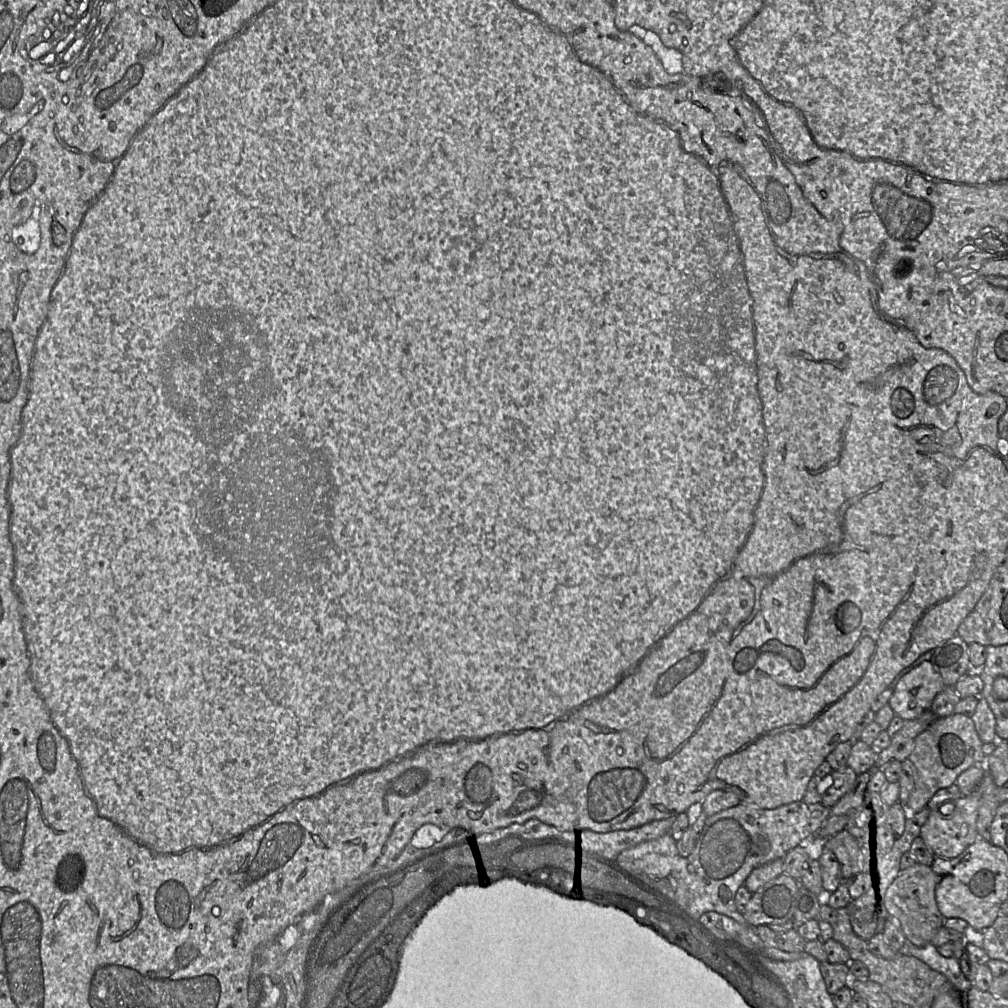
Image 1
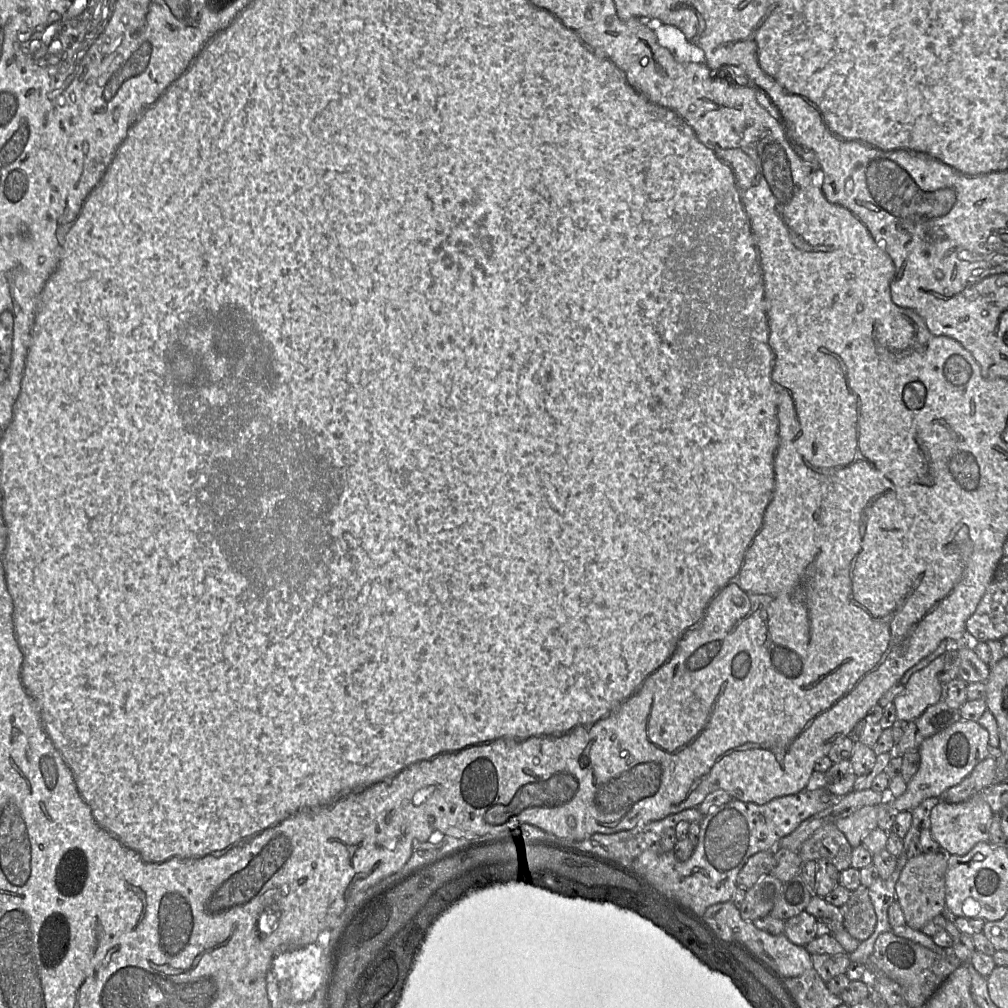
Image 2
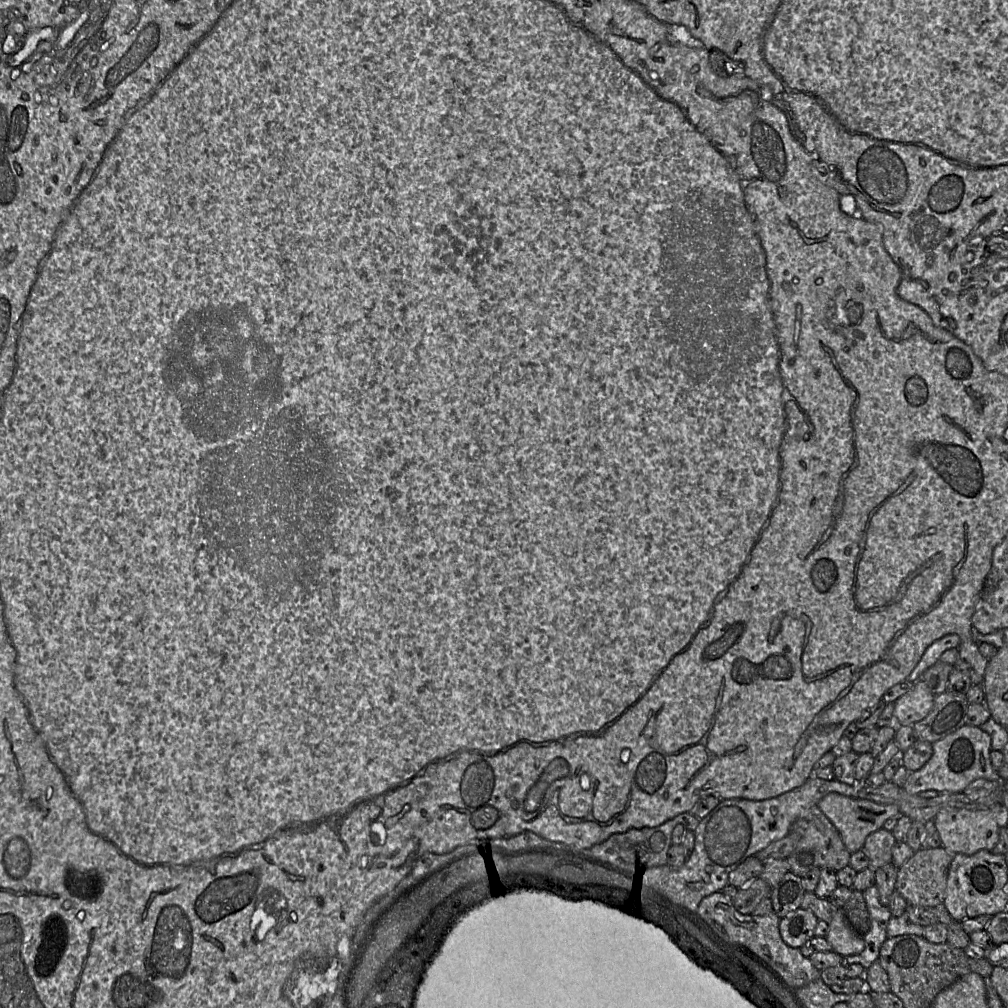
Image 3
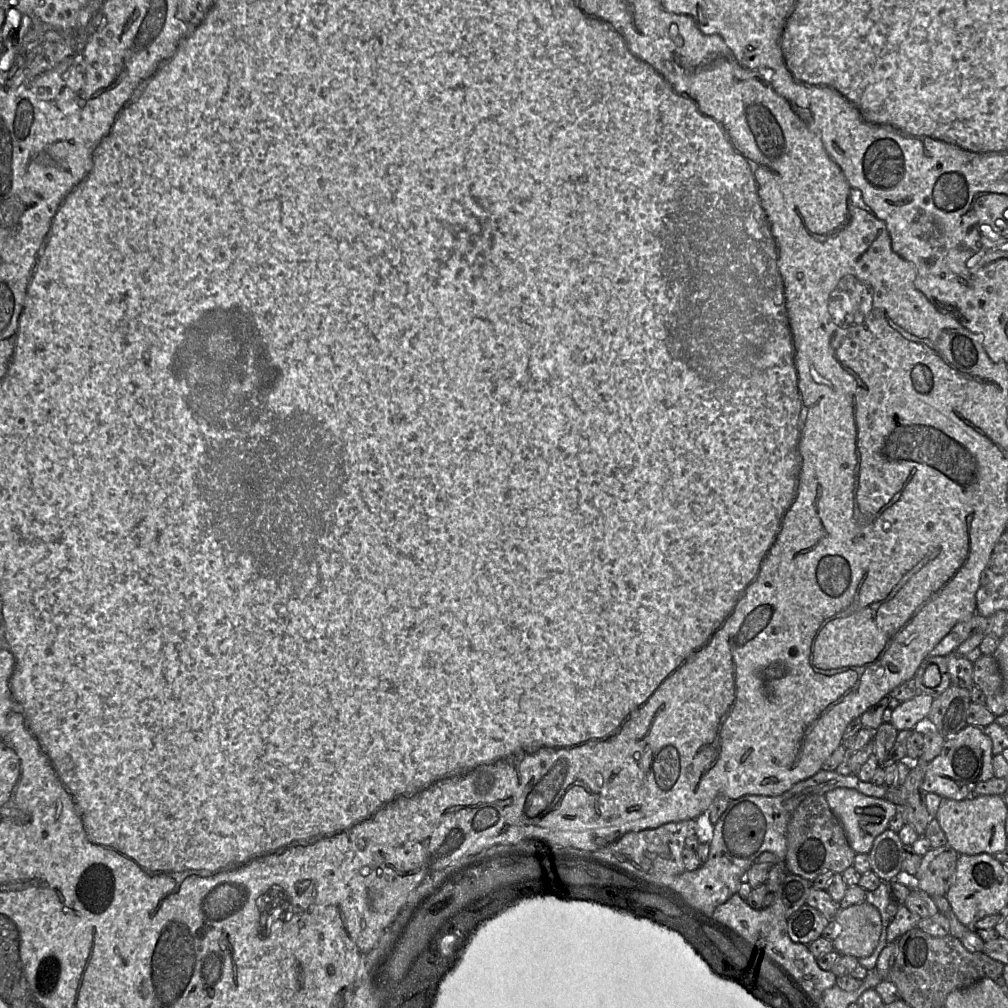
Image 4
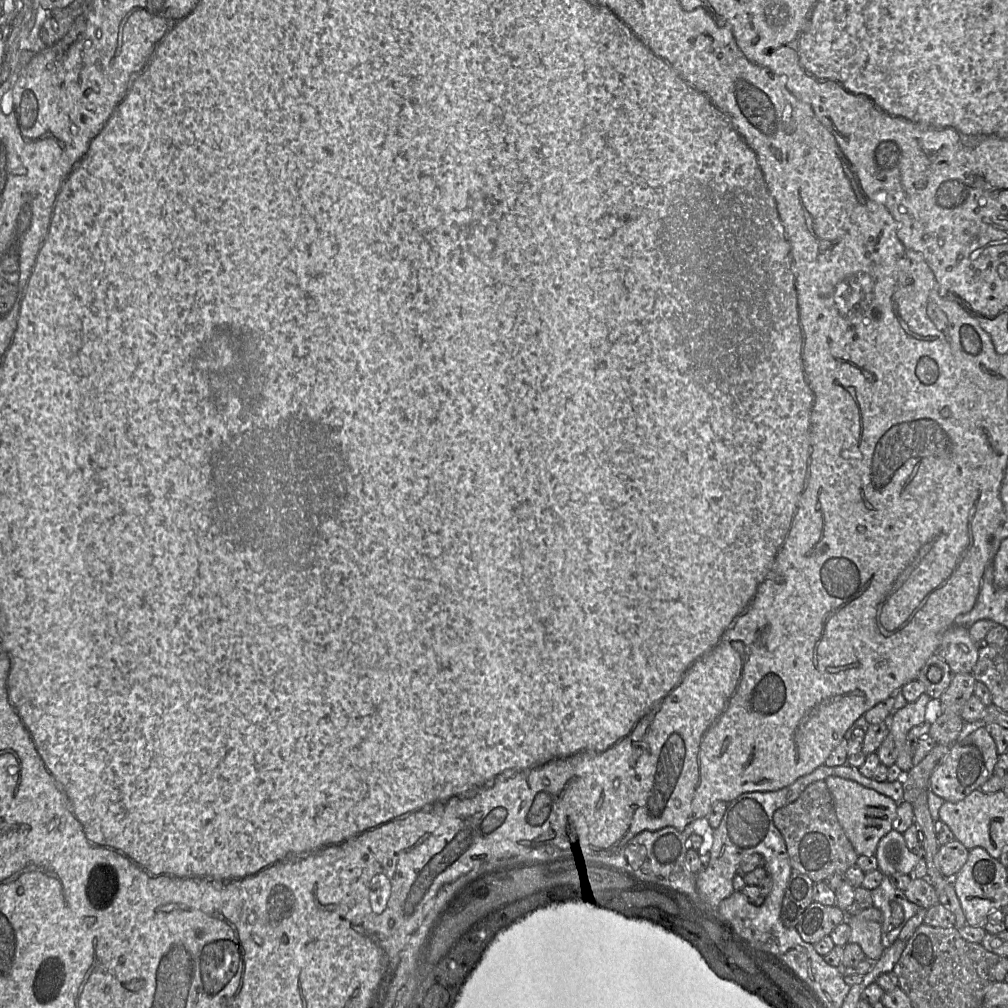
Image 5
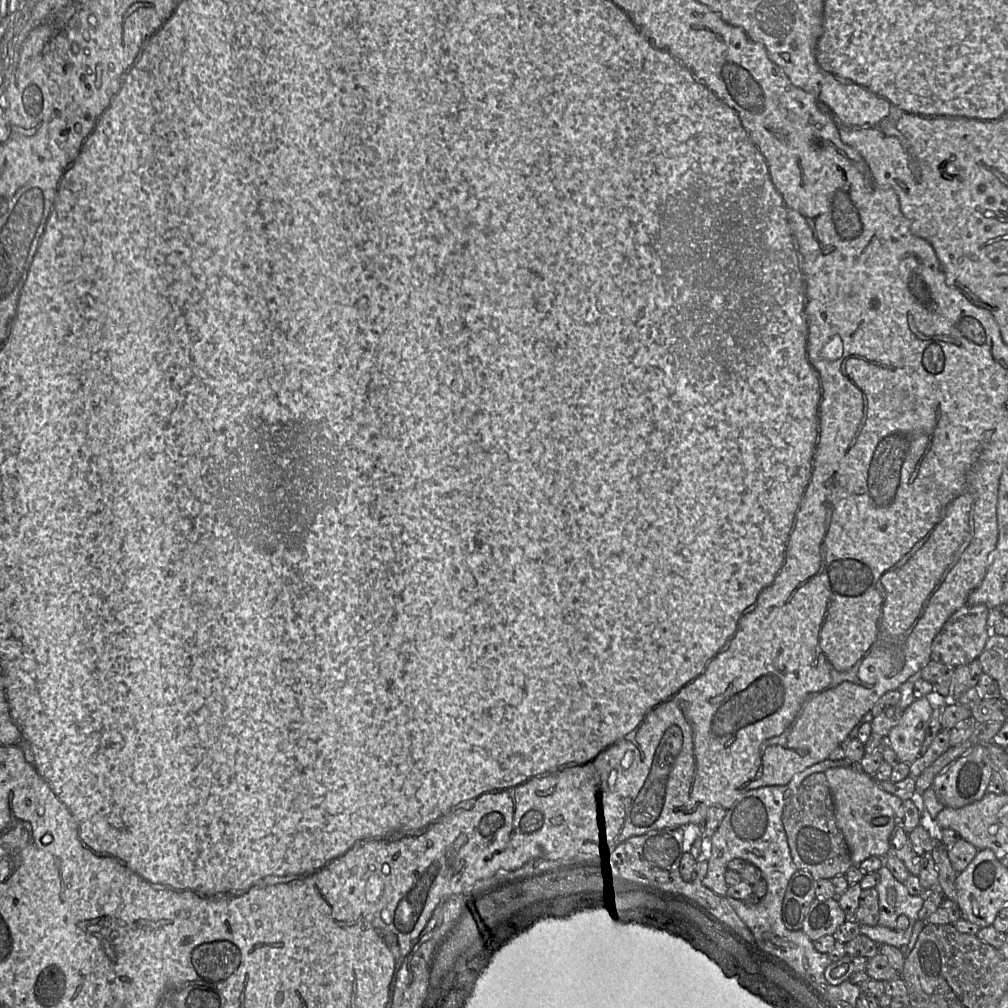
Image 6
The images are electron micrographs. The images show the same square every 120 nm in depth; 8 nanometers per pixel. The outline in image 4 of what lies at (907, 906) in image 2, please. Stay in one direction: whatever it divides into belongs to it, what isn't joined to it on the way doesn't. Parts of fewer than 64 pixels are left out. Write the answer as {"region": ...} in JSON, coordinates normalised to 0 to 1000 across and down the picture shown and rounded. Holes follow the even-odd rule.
{"region":[[[941,838],[922,841],[907,868],[910,881],[924,890],[938,889],[945,874],[951,847]]]}

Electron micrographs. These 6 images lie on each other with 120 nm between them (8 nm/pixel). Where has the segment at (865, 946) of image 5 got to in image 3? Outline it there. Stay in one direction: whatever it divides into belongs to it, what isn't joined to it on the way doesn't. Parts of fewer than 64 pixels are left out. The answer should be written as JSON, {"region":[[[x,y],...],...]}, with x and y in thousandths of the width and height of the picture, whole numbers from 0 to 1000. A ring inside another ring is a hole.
{"region":[[[831,902],[822,916],[819,933],[835,949],[853,946],[858,940],[857,929],[845,921],[836,902]]]}

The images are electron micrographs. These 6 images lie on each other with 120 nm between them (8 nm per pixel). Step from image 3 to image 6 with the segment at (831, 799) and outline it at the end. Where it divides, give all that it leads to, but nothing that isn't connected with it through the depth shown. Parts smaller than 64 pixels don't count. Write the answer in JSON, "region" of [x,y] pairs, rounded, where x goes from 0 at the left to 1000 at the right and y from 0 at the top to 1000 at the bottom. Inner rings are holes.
{"region":[[[851,759],[823,762],[817,767],[826,790],[829,816],[842,841],[845,856],[852,858],[864,849],[879,849],[895,794],[876,784],[870,775]]]}

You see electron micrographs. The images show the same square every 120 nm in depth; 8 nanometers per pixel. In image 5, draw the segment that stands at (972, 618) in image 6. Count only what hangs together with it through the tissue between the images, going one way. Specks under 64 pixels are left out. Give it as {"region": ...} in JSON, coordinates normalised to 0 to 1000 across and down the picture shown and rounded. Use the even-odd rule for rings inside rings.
{"region":[[[944,620],[936,629],[928,648],[941,660],[946,669],[964,668],[971,643],[972,640],[964,635],[960,623]]]}

